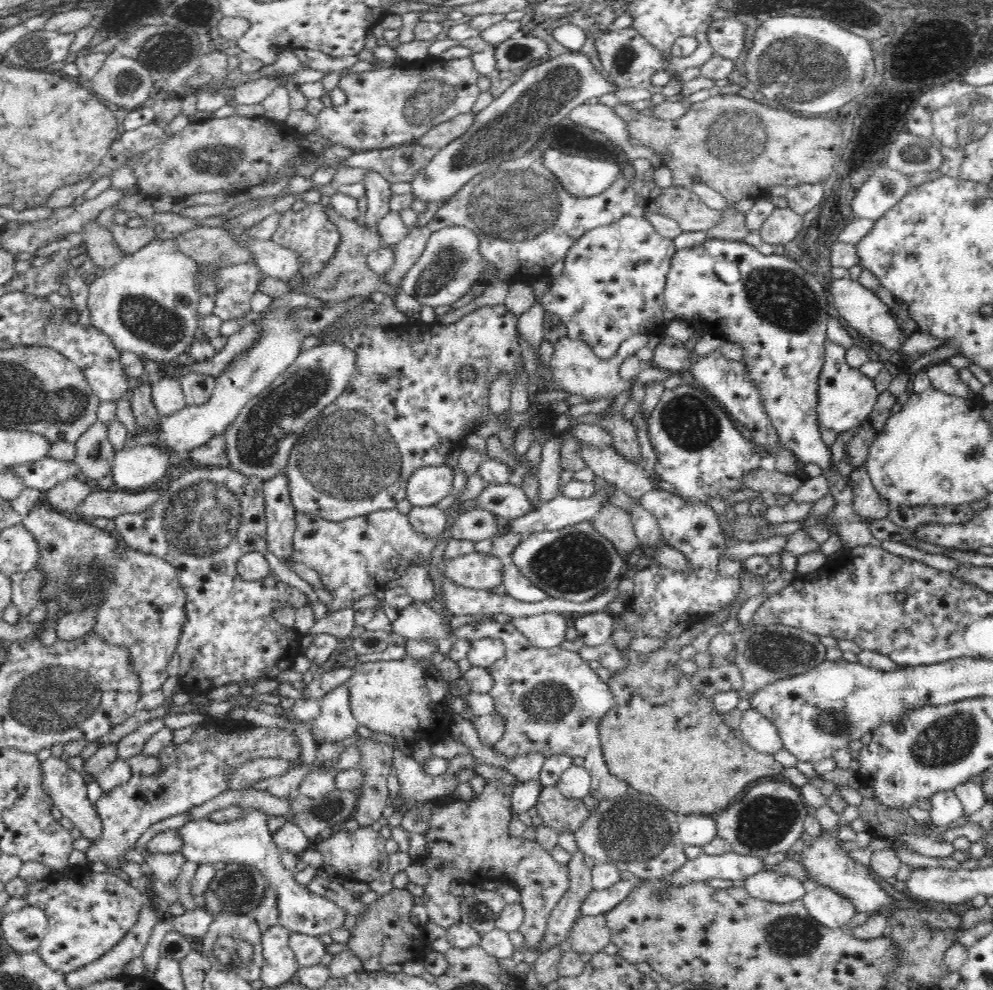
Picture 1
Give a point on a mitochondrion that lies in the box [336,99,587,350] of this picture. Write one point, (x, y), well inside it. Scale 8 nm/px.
(523, 206)

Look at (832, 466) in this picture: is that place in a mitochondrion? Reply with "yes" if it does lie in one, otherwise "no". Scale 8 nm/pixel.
no

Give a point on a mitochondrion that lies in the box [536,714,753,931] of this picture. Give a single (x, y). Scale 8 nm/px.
(634, 832)

